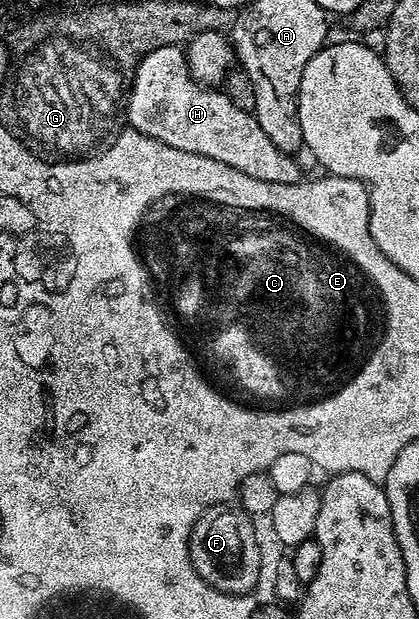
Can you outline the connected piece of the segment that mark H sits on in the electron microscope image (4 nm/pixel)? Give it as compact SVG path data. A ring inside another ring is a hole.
M163 47L146 53L140 59L130 79L130 90L126 95L126 123L131 130L140 131L143 135L154 137L166 145L182 149L186 153L198 153L224 165L230 165L250 177L258 177L258 181L283 181L288 185L301 182L300 167L291 154L285 153L266 137L262 125L256 123L255 114L251 110L243 111L241 104L233 101L231 94L220 92L211 86L200 83L190 73L188 56L180 47Z

